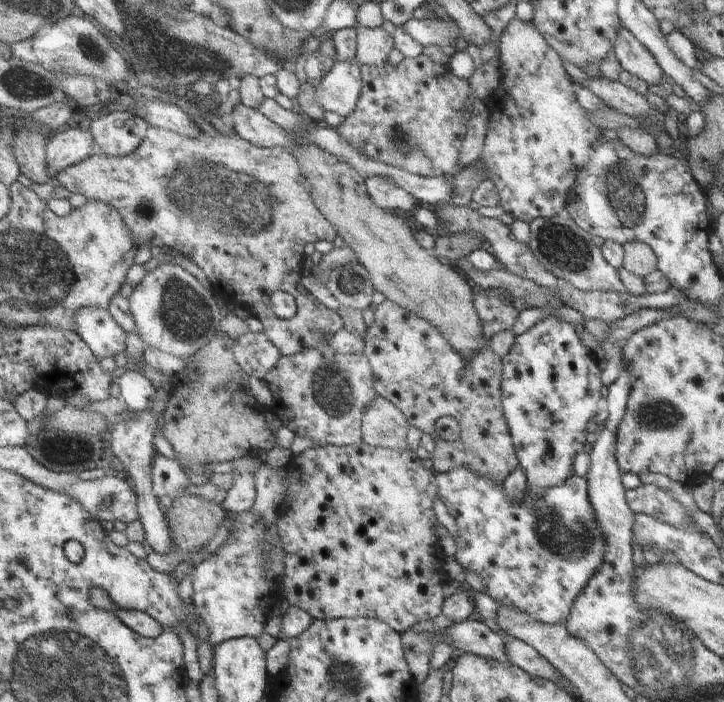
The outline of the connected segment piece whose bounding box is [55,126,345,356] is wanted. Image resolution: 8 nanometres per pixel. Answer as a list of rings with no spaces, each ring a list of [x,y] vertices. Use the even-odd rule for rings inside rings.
[[[150,126],[145,140],[143,144],[139,146],[137,152],[133,152],[133,154],[129,154],[129,156],[121,156],[121,158],[113,158],[103,153],[91,155],[83,162],[69,166],[69,168],[65,168],[65,170],[59,172],[55,180],[71,193],[83,194],[85,198],[90,198],[90,200],[103,200],[103,202],[107,202],[111,208],[115,208],[115,210],[123,216],[127,228],[131,230],[131,236],[133,236],[137,247],[143,246],[143,244],[164,245],[179,251],[179,253],[182,253],[185,257],[192,260],[204,271],[204,274],[210,281],[217,281],[219,286],[225,291],[229,294],[233,294],[235,302],[238,302],[240,306],[248,309],[253,317],[258,318],[262,323],[265,334],[267,334],[267,336],[271,338],[271,342],[283,352],[283,355],[291,356],[303,352],[305,349],[321,348],[323,344],[330,344],[334,334],[337,334],[339,330],[345,329],[344,320],[341,318],[338,311],[327,308],[315,297],[311,295],[305,296],[297,290],[297,280],[303,276],[305,244],[309,244],[309,242],[314,243],[319,240],[325,240],[325,242],[329,243],[335,242],[338,232],[336,226],[332,222],[329,222],[329,219],[321,212],[320,207],[316,205],[316,202],[313,202],[313,193],[311,188],[309,188],[309,180],[307,180],[303,172],[301,172],[301,166],[299,166],[297,158],[289,154],[287,149],[281,147],[259,148],[259,146],[255,146],[252,142],[241,138],[241,135],[237,134],[237,131],[231,132],[231,134],[221,134],[221,132],[217,131],[215,136],[209,136],[209,134],[207,134],[207,128],[205,128],[205,134],[199,136],[197,140],[193,140],[185,138],[185,135],[180,135],[167,129]],[[293,234],[295,234],[295,244],[299,244],[299,246],[289,246],[289,242],[293,240]],[[277,290],[287,292],[287,294],[291,294],[295,299],[297,312],[293,318],[278,318],[271,308],[267,306],[269,302],[271,302],[271,294]]]

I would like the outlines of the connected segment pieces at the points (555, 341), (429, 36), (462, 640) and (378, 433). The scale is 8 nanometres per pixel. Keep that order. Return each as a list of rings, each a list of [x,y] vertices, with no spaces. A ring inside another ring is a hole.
[[[548,315],[535,322],[530,329],[515,337],[511,352],[503,358],[503,403],[509,428],[516,443],[517,456],[527,476],[527,490],[533,500],[539,500],[547,490],[565,482],[571,476],[571,460],[577,452],[583,452],[587,422],[597,412],[601,372],[595,356],[581,344],[571,323]]]
[[[411,18],[405,26],[405,30],[409,30],[409,34],[419,40],[423,46],[429,44],[436,44],[439,47],[445,48],[450,46],[451,43],[458,41],[457,36],[462,35],[460,28],[453,22],[445,21],[443,19],[422,19],[415,20]]]
[[[471,619],[446,628],[443,638],[447,638],[458,653],[473,653],[497,662],[511,662],[507,656],[507,646],[484,620]]]
[[[377,396],[365,408],[362,426],[364,441],[367,444],[401,452],[410,450],[405,439],[412,424],[397,405],[389,402],[384,396]]]

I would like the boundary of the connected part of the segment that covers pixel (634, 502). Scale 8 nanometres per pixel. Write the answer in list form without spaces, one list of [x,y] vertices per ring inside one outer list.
[[[653,484],[639,485],[631,490],[623,489],[625,502],[633,514],[646,514],[659,522],[681,526],[695,524],[690,512],[678,503],[671,494]]]

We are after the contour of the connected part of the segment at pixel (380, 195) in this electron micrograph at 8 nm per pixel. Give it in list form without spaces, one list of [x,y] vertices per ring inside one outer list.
[[[369,177],[368,188],[373,202],[377,202],[377,206],[381,206],[383,210],[404,210],[411,214],[421,206],[421,202],[413,194],[409,194],[409,190],[397,186],[393,178]]]

